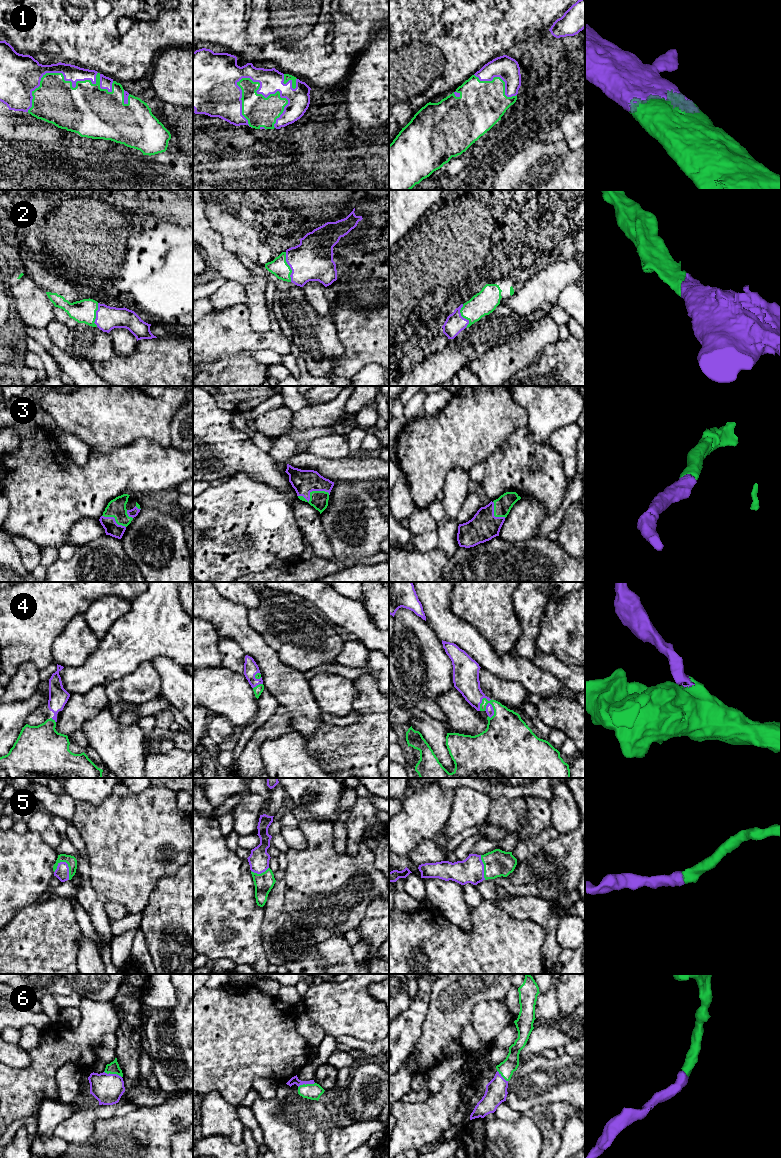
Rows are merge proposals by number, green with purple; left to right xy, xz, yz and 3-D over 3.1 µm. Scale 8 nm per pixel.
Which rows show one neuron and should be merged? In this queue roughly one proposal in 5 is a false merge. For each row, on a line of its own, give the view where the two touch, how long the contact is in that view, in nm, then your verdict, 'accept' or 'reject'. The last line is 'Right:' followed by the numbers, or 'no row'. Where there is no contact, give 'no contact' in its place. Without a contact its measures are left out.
1: xz | 480 nm | accept
2: xz | 240 nm | accept
3: xz | 260 nm | accept
4: yz | 190 nm | accept
5: xy | 170 nm | accept
6: xy | 150 nm | accept
Right: 1, 2, 3, 4, 5, 6

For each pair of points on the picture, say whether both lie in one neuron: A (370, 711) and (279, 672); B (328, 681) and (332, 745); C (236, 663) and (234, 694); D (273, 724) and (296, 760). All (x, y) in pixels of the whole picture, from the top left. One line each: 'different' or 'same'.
A: different
B: different
C: different
D: different

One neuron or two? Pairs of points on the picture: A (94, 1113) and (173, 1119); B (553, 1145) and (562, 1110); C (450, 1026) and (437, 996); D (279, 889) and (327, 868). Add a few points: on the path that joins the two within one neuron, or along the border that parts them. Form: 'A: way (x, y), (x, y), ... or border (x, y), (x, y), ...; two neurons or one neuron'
A: border (114, 1116), (99, 1118), (94, 1124), (94, 1129); two neurons
B: way (553, 1136), (556, 1119); one neuron
C: way (448, 1019), (448, 1007), (444, 1003); one neuron
D: border (284, 880), (286, 886), (285, 909); two neurons

